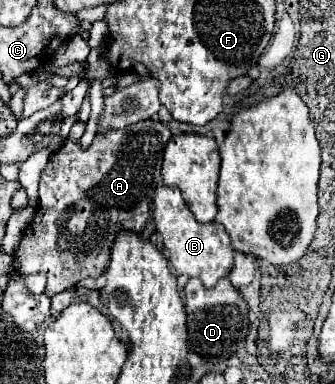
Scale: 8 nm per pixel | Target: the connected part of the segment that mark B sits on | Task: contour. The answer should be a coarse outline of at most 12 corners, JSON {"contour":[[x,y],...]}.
{"contour":[[177,187],[153,195],[153,223],[177,275],[211,287],[233,265],[229,235],[199,223]]}

